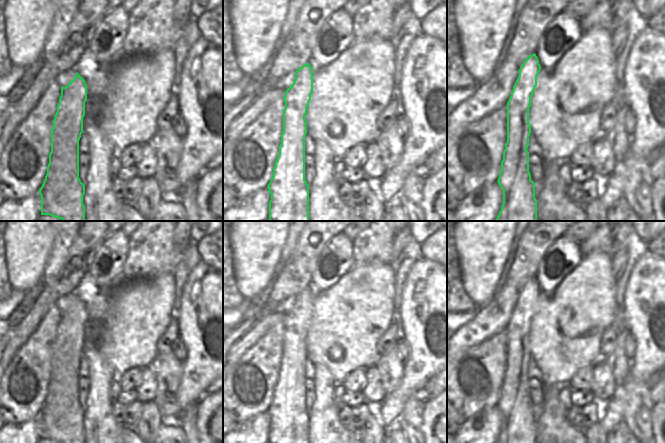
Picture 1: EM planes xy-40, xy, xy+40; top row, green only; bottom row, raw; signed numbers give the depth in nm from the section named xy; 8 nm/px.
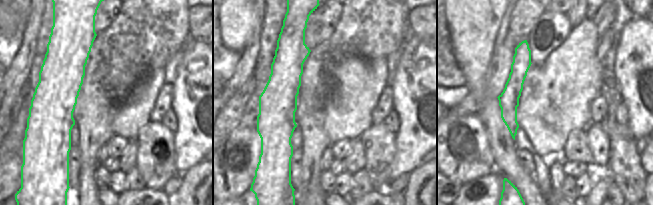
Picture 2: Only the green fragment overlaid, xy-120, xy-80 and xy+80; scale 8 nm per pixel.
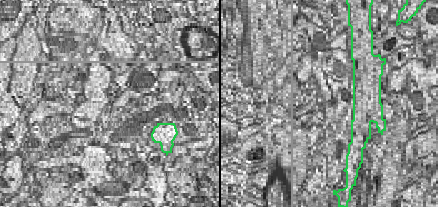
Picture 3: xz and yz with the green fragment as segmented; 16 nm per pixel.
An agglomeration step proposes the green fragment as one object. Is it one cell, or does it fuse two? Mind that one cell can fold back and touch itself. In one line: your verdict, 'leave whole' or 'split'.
split

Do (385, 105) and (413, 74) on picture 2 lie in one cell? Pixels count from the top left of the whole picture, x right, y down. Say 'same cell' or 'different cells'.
different cells

